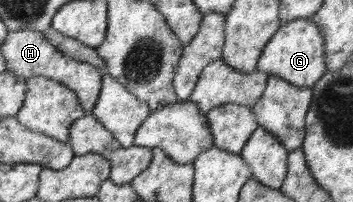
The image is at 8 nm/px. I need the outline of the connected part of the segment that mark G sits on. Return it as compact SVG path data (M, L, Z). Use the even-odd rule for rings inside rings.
M310 16L290 20L278 26L264 44L256 60L255 70L267 76L284 79L297 87L311 88L324 75L327 68L324 65L324 40L318 32L318 26L310 20Z

